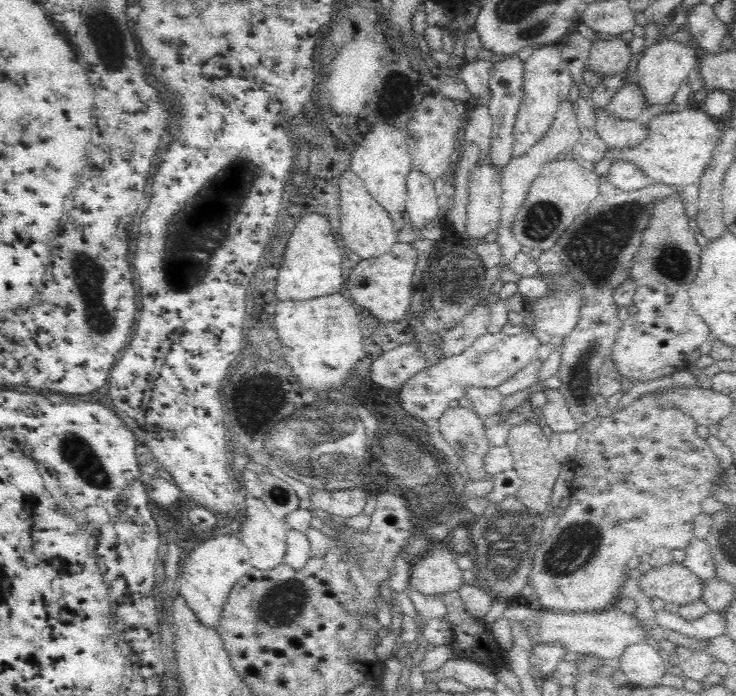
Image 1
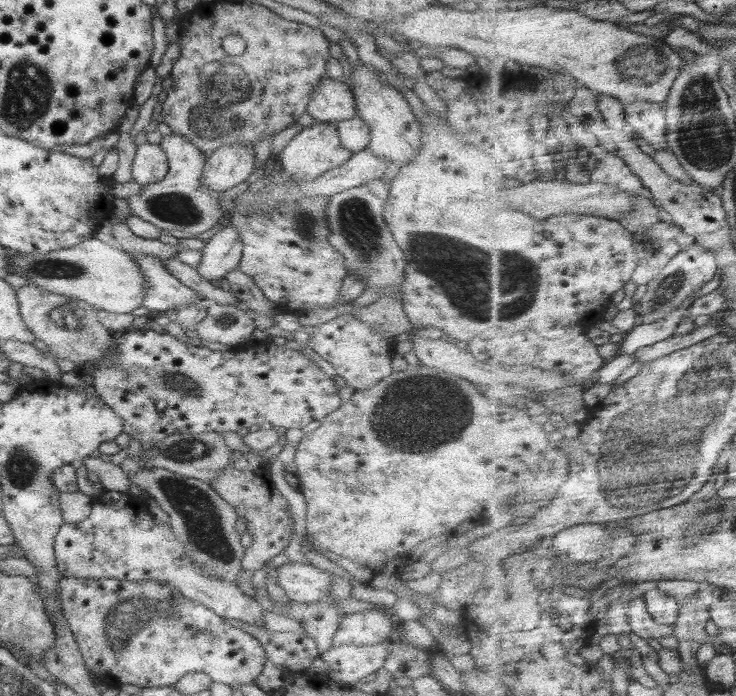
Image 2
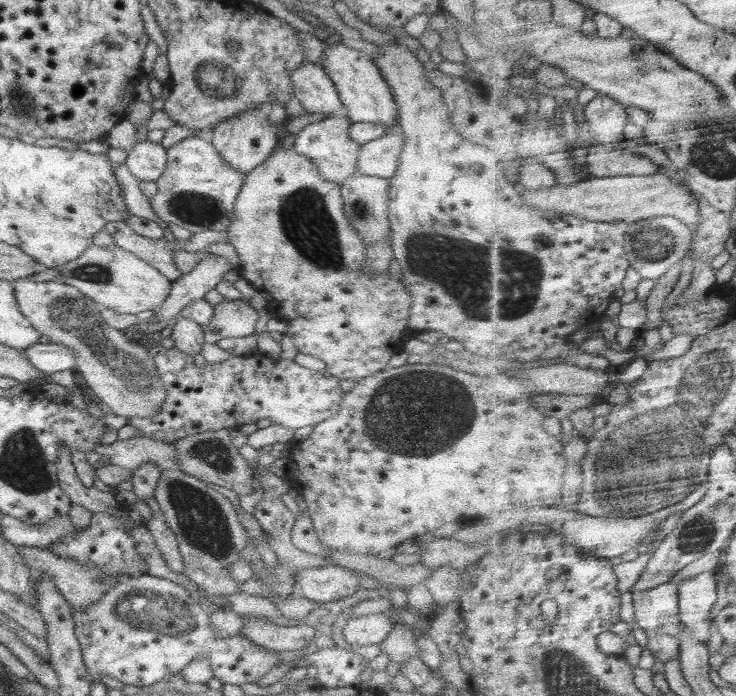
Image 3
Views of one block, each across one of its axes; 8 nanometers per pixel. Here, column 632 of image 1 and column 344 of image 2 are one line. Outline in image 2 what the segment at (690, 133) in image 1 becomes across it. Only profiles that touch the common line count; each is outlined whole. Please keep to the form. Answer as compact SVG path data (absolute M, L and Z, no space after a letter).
M317 122L303 127L276 158L281 171L292 181L310 181L332 169L342 166L351 157L351 152L340 142L335 123Z

